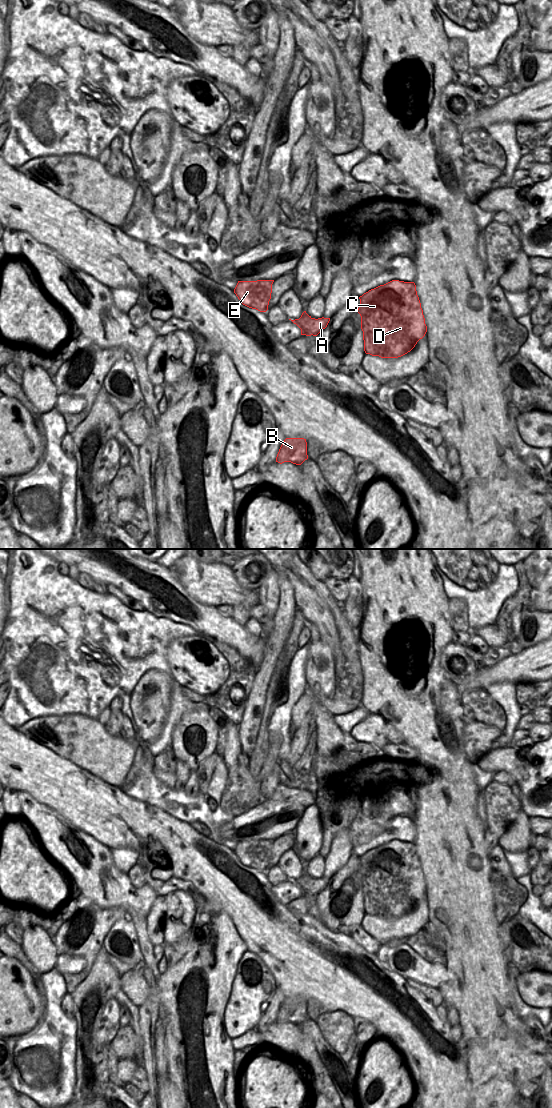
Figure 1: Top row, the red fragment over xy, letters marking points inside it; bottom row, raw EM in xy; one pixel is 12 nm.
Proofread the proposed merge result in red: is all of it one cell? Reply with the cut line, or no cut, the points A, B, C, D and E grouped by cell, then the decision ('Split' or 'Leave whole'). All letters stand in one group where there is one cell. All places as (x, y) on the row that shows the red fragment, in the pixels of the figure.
Split along xy (298, 319), (298, 322), (311, 334). Groups: A C D / B E. Split.

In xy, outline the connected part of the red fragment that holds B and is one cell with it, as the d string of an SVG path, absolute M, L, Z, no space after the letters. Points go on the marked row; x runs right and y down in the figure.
M286 438L279 449L276 462L280 464L284 462L291 462L296 465L301 465L307 459L306 439Z

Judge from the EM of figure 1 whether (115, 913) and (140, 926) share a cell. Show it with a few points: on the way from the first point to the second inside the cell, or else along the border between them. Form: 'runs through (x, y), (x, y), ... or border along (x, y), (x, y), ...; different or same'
runs through (121, 913), (128, 913), (135, 920); same

